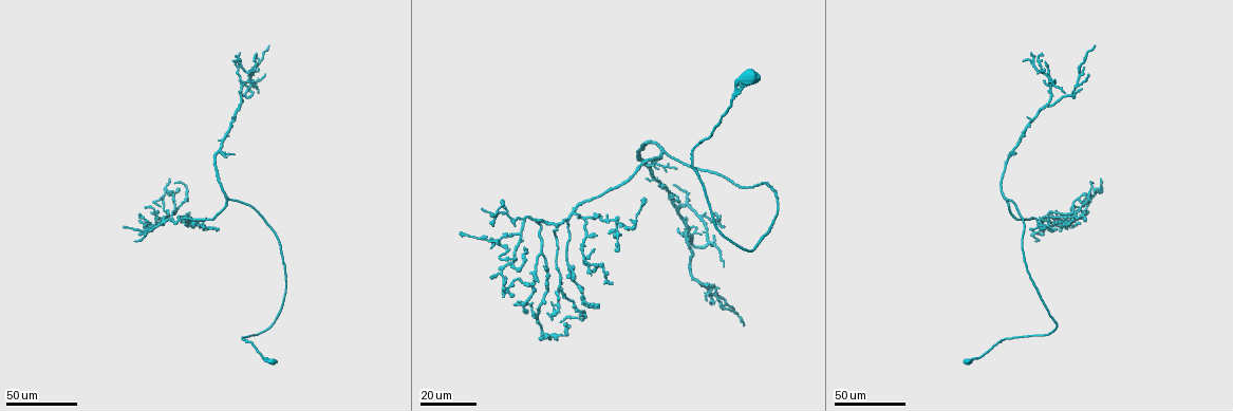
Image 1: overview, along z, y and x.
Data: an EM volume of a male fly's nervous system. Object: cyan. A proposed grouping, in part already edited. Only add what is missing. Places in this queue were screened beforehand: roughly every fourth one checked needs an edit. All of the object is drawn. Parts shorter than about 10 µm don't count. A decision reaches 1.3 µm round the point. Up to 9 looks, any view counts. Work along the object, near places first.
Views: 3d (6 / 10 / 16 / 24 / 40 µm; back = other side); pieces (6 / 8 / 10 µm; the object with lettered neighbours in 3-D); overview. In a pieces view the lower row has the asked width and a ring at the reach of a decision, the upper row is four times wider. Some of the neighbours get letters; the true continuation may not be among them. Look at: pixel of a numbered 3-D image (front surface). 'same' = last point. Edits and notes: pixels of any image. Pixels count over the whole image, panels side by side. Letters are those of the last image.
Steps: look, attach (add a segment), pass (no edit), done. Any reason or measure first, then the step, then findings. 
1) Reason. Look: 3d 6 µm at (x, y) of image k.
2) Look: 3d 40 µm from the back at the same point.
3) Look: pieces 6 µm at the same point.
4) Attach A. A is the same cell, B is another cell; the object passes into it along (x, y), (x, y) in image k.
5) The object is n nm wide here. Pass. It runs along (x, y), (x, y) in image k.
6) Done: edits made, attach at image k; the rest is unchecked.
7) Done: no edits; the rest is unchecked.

Branch stops here. Look: 3d 40 µm at (562, 321) of image 1.

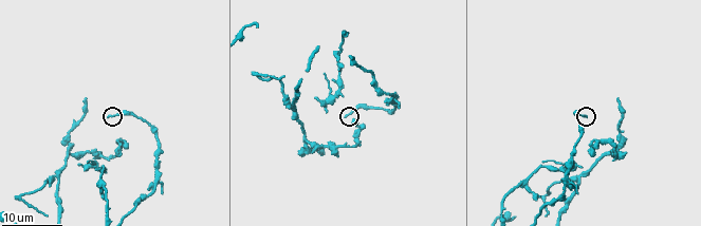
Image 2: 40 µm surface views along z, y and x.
Look: pieces 8 µm at (108, 114) of image 2.

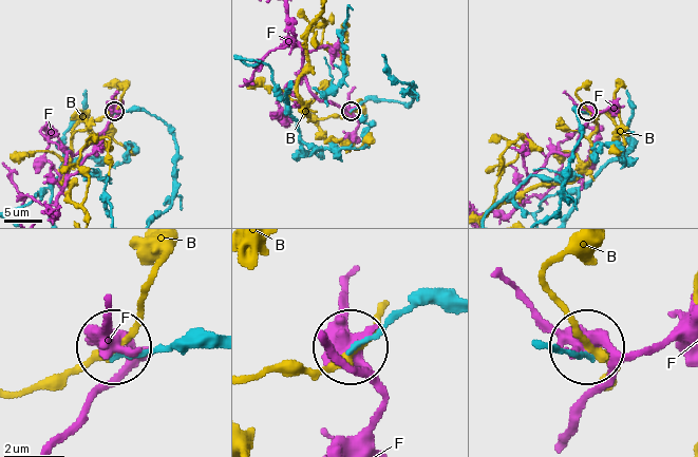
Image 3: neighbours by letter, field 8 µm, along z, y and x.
Pass. B and F are other cells; it runs along (173, 184), (176, 143), (171, 130), (143, 111), (115, 112) in image 3; no lettered segment goes on from it.

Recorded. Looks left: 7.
Long arm stops here. Look: 3d 40 µm at (1084, 219) of image 1.

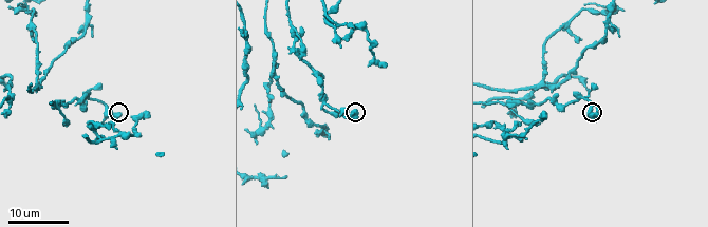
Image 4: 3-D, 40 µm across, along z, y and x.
See the neighbours. Look: pieces 6 µm at (590, 113) of image 4.

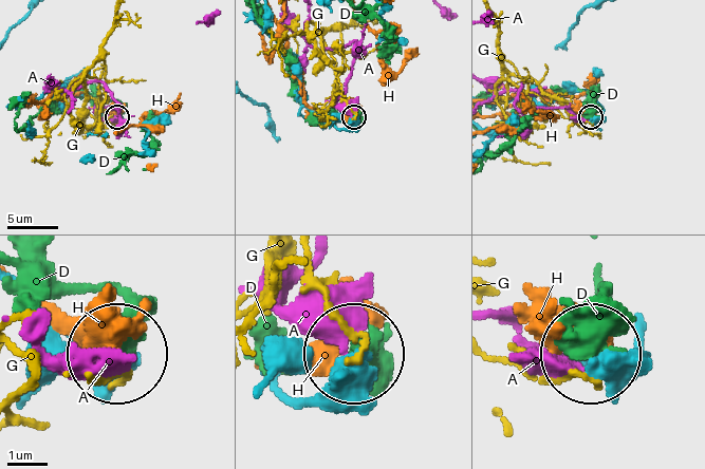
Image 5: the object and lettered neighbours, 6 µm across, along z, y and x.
Pass. A, D, G and H are other cells; none of them fits.

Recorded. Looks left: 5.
Long arm stops here. Look: 3d 40 µm at (511, 295) of image 1.

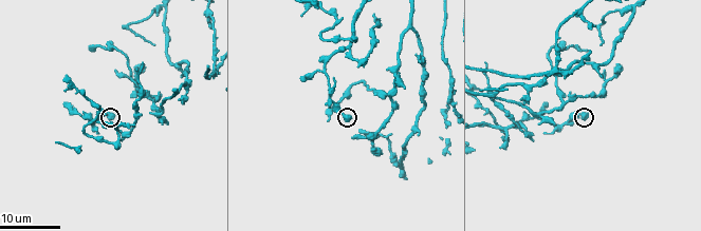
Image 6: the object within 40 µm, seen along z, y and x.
Look: pieces 10 µm at (110, 116) of image 6.

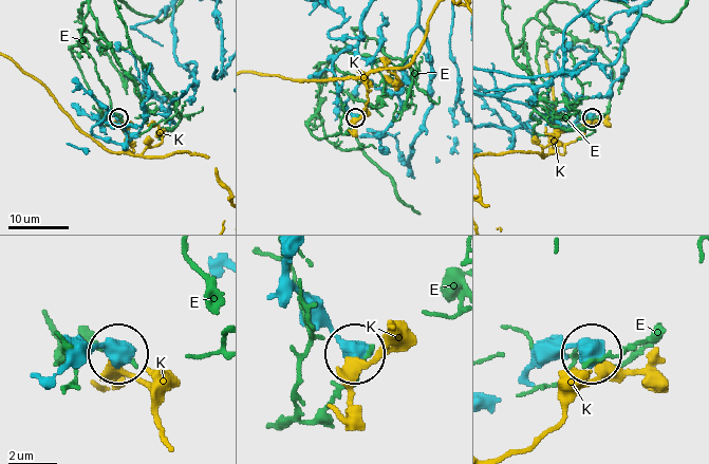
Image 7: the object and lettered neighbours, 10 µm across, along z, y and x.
Pass. E and K are other cells; it runs along (66, 368), (98, 348), (114, 352) in image 7; none of them fits.

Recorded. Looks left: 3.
Free end. Look: 3d 40 µm at (1013, 152) of image 1.

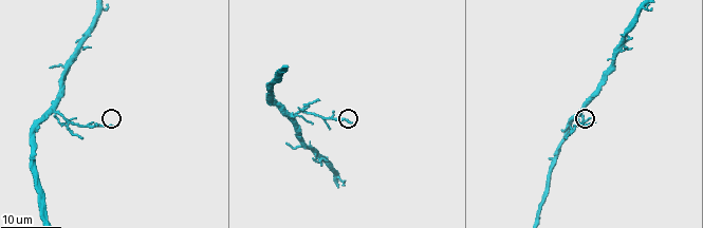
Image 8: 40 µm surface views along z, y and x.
See the neighbours. Look: pieces 8 µm at (353, 122) of image 8.

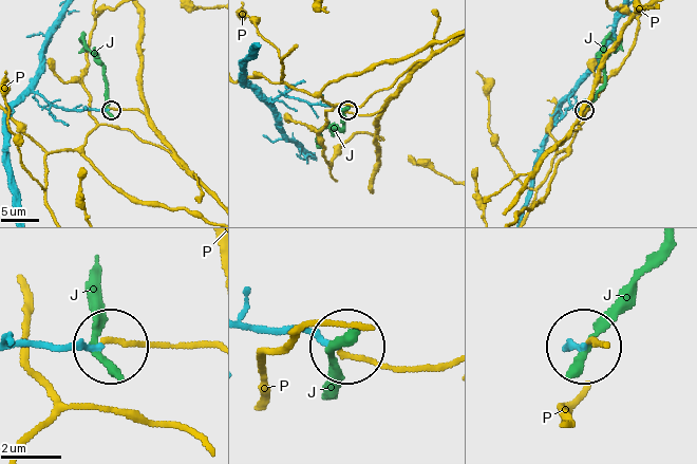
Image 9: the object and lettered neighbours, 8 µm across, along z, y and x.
Pass. J and P are other cells; it runs along (15, 348), (104, 348) in image 9; no lettered segment goes on from it.

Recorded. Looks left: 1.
Done: no edits; the rest is unchecked.

